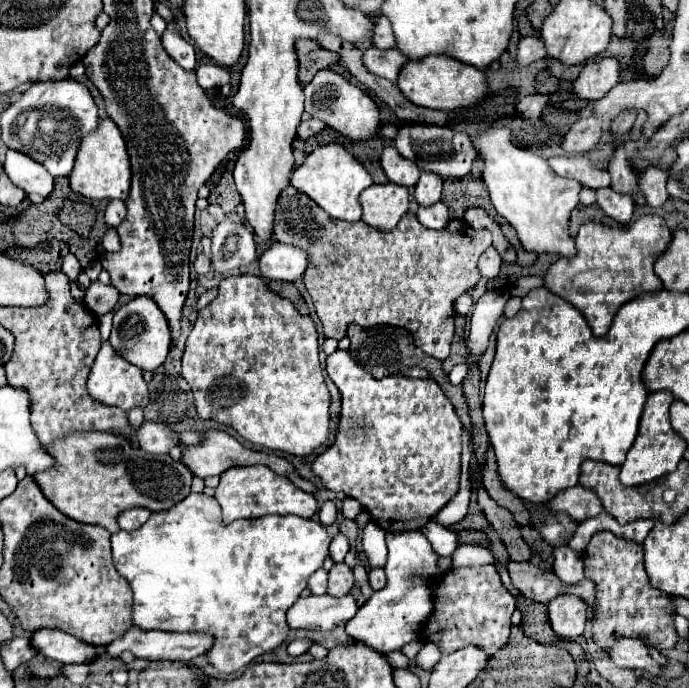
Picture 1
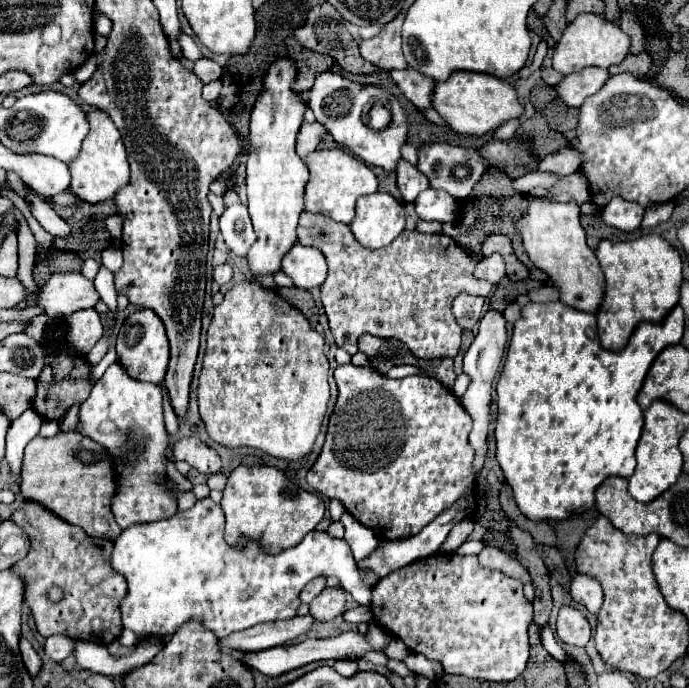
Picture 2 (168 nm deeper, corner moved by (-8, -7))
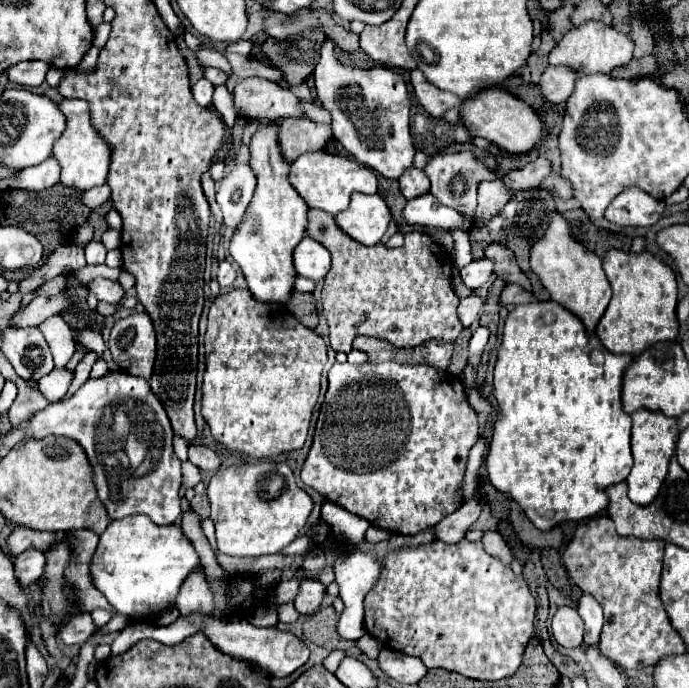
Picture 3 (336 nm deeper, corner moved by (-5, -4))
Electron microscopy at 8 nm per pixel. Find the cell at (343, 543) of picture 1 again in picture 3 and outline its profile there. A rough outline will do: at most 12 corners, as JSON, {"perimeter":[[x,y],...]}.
{"perimeter":[[332,501],[322,505],[322,519],[336,537],[364,541],[370,523]]}

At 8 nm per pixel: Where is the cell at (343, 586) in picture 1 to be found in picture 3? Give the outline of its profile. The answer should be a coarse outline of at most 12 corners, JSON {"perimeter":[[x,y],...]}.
{"perimeter":[[302,579],[294,607],[300,615],[318,611],[324,585]]}

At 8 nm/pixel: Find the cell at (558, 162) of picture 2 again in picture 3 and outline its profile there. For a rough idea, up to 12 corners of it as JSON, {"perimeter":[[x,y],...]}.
{"perimeter":[[538,157],[502,181],[510,193],[536,189],[550,175],[548,161]]}

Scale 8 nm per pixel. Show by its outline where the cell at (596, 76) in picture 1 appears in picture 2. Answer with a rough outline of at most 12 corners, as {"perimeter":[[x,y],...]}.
{"perimeter":[[585,68],[565,76],[555,88],[567,106],[603,88],[609,70]]}

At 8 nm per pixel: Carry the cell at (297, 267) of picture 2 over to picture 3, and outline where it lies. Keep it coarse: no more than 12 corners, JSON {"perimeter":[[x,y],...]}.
{"perimeter":[[312,237],[294,251],[298,275],[320,281],[330,253]]}

